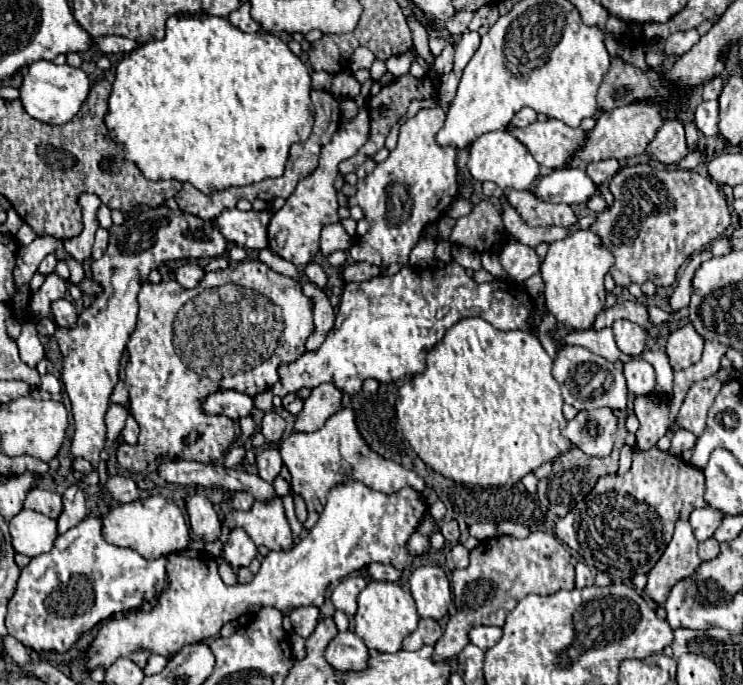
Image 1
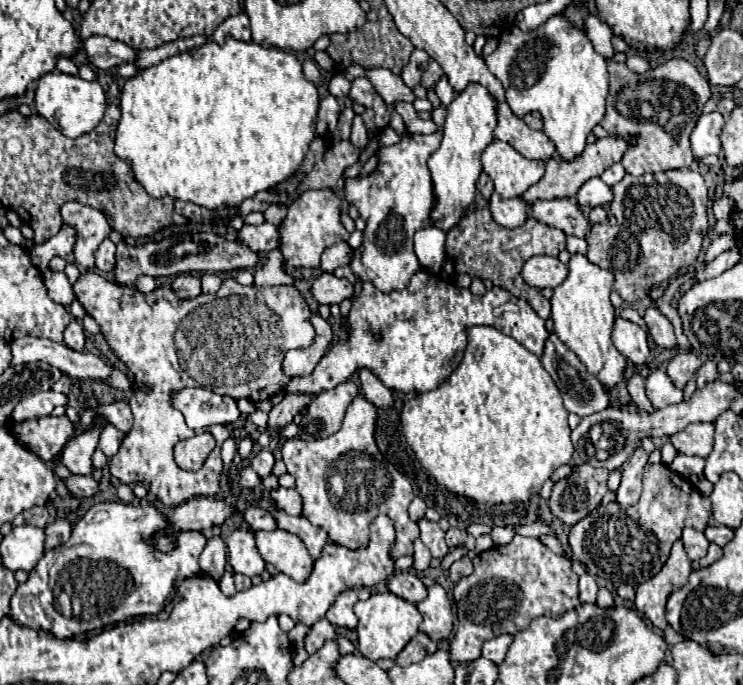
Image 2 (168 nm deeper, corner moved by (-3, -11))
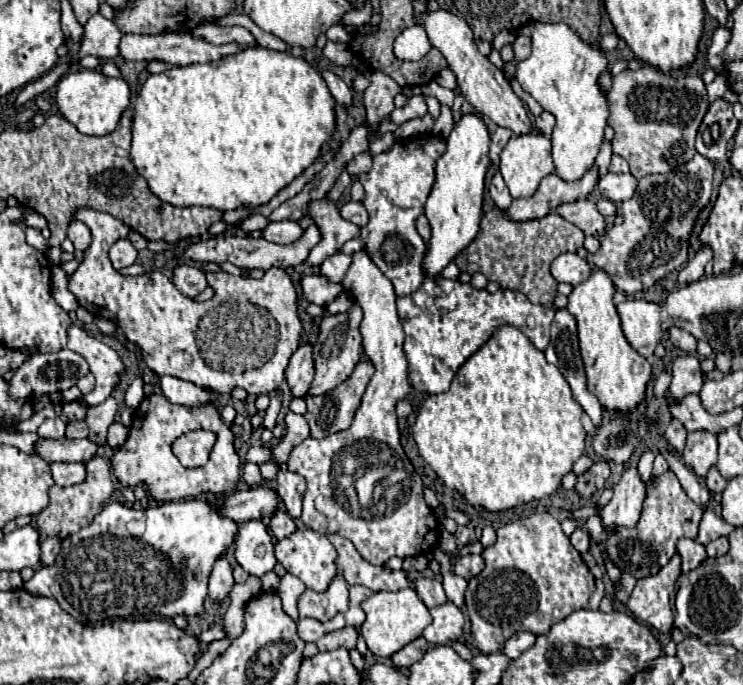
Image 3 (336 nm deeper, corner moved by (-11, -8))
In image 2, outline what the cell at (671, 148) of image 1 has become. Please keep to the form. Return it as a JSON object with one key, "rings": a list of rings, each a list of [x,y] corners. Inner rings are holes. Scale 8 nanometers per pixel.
{"rings":[[[670,59],[664,65],[646,73],[632,73],[624,63],[608,61],[610,91],[606,99],[606,115],[602,127],[610,137],[630,139],[636,137],[636,145],[630,145],[622,157],[622,165],[630,175],[658,173],[668,169],[686,169],[694,163],[690,149],[690,133],[702,115],[702,107],[710,99],[710,83],[684,59]]]}

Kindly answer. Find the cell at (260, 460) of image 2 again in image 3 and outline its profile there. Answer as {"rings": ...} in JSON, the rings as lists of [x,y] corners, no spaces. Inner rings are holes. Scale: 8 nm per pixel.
{"rings":[[[252,446],[248,450],[248,456],[246,456],[248,462],[256,462],[256,464],[264,464],[264,462],[272,462],[272,448],[270,446]]]}

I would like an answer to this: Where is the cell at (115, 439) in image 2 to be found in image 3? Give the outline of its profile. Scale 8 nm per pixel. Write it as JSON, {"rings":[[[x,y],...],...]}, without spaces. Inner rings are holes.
{"rings":[[[92,458],[86,464],[86,470],[88,470],[88,480],[84,484],[74,484],[74,486],[66,486],[66,488],[62,488],[62,486],[50,488],[50,504],[38,514],[38,520],[36,520],[36,526],[40,532],[40,542],[52,534],[66,538],[66,536],[78,532],[80,528],[88,526],[92,522],[92,518],[102,510],[104,502],[108,502],[110,494],[114,492],[110,462],[106,458]]]}

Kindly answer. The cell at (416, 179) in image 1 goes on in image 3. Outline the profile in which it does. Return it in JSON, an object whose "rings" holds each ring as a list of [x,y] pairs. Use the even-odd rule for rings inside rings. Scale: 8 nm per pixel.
{"rings":[[[426,134],[416,140],[394,142],[394,146],[372,160],[372,170],[360,174],[358,180],[366,190],[364,206],[370,214],[370,222],[362,228],[366,252],[382,274],[394,284],[396,296],[408,296],[426,278],[424,256],[426,244],[416,232],[416,218],[424,214],[426,198],[434,184],[434,164],[444,154],[446,142],[434,134]]]}

